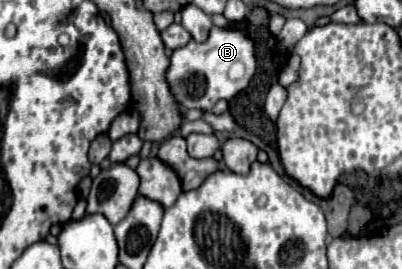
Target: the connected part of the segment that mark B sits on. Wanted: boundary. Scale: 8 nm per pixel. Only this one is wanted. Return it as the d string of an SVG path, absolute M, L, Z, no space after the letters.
M212 27L206 43L196 43L192 39L186 47L172 53L168 67L168 83L182 107L212 111L216 101L232 99L236 93L246 89L254 71L254 41L246 35L246 31Z

